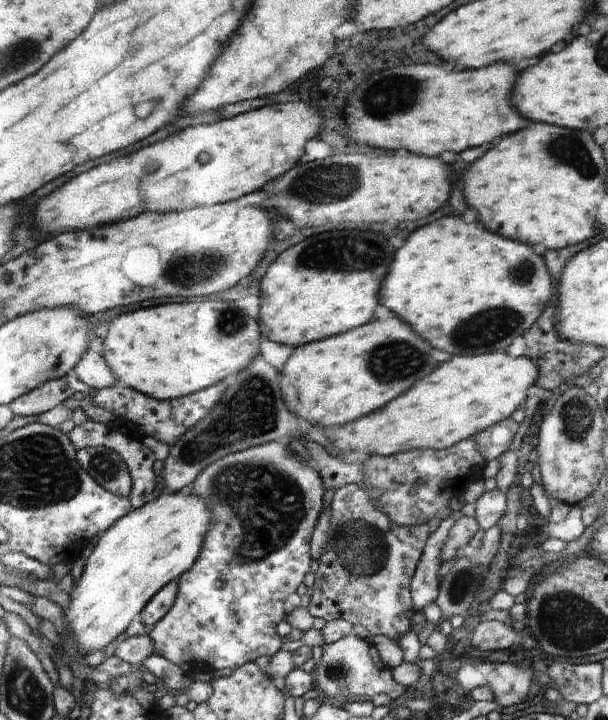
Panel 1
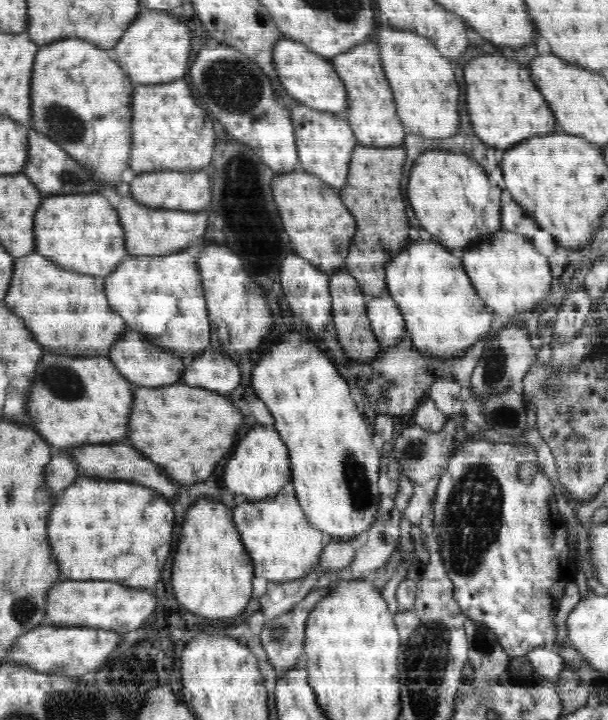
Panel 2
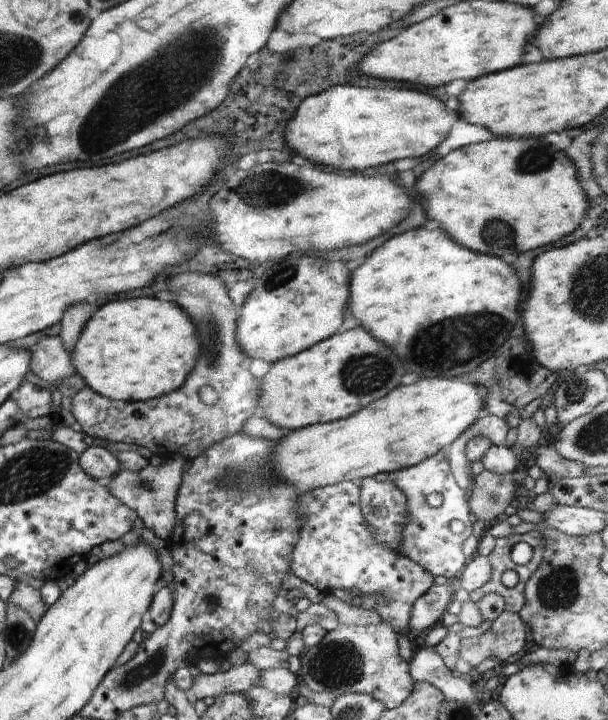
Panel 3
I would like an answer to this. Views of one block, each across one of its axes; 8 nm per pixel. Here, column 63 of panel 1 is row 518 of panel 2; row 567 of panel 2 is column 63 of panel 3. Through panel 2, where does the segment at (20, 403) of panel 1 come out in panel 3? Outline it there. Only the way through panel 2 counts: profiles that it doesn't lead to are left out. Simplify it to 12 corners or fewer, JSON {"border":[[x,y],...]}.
{"border":[[59,335],[30,348],[29,370],[49,386],[76,373]]}

